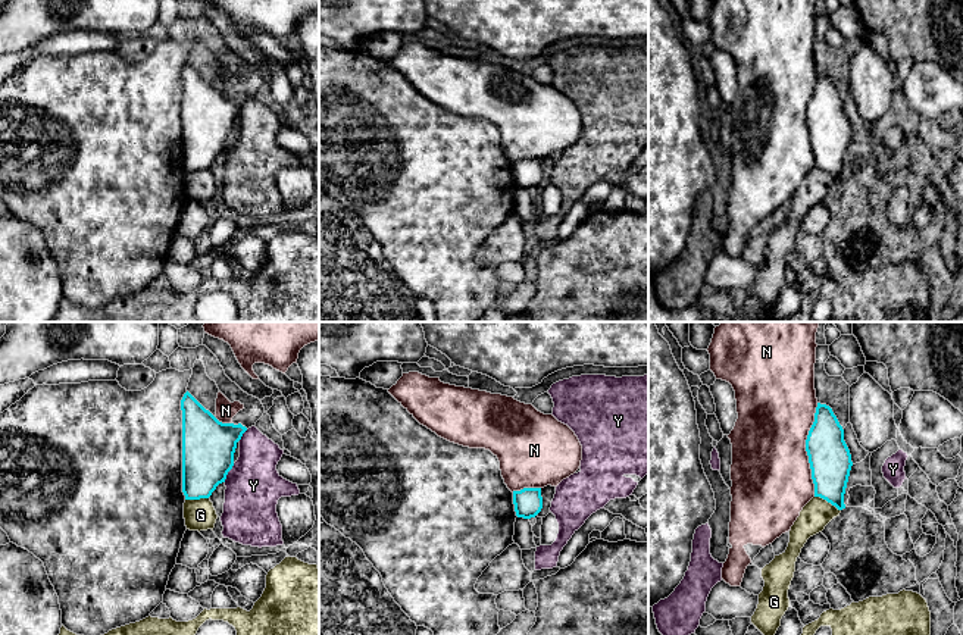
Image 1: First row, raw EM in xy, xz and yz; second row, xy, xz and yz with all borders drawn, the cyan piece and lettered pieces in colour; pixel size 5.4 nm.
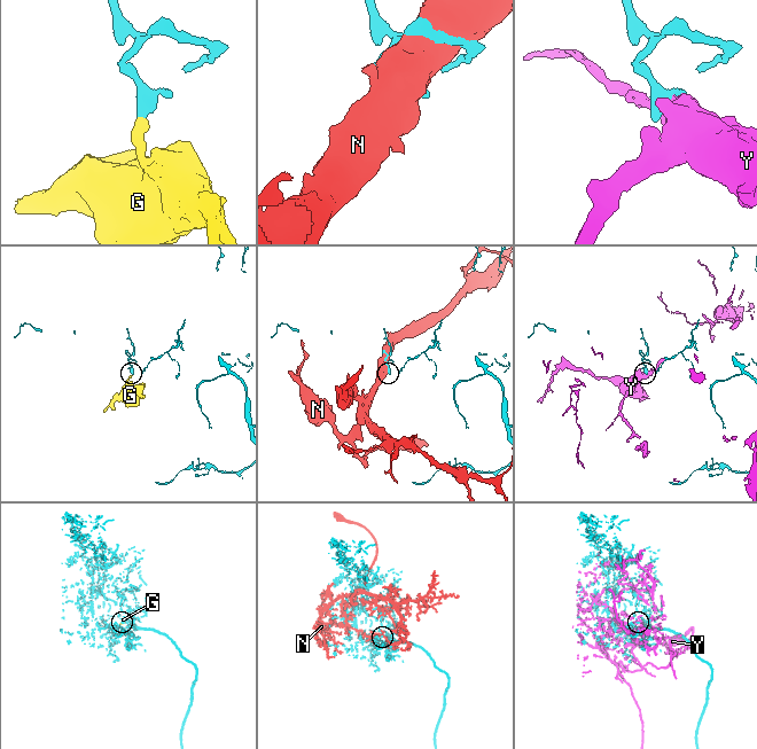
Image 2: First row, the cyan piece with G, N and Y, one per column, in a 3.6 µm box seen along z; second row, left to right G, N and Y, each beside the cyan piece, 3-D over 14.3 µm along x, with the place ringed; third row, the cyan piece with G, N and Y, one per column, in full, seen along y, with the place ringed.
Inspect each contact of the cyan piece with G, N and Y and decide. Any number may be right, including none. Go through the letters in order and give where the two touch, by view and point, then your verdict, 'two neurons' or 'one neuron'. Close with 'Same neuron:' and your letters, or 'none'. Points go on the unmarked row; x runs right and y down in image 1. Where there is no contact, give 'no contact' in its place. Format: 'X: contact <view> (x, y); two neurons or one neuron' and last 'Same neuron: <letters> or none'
G: contact yz (828, 172); two neurons
N: contact yz (806, 121); two neurons
Y: contact xy (228, 141); two neurons
Same neuron: none

